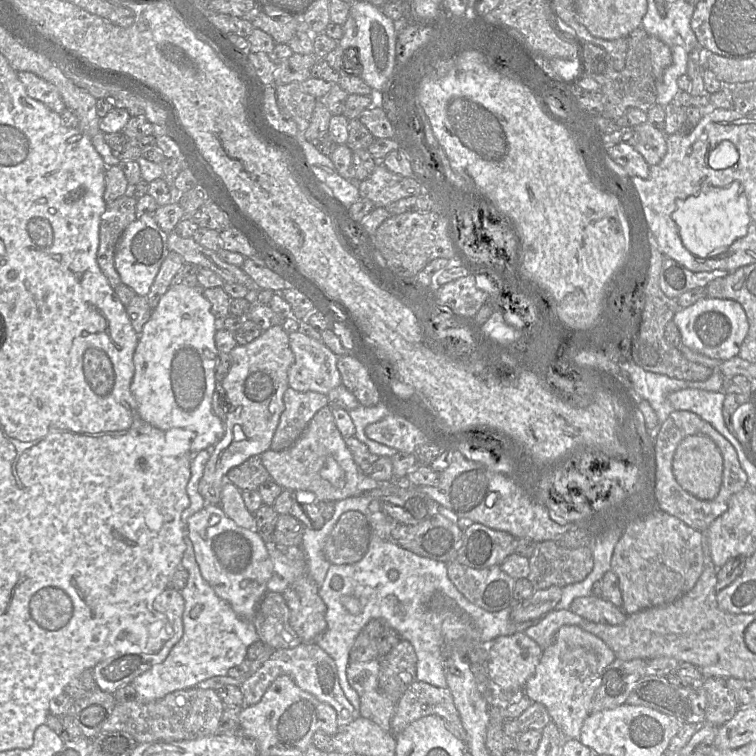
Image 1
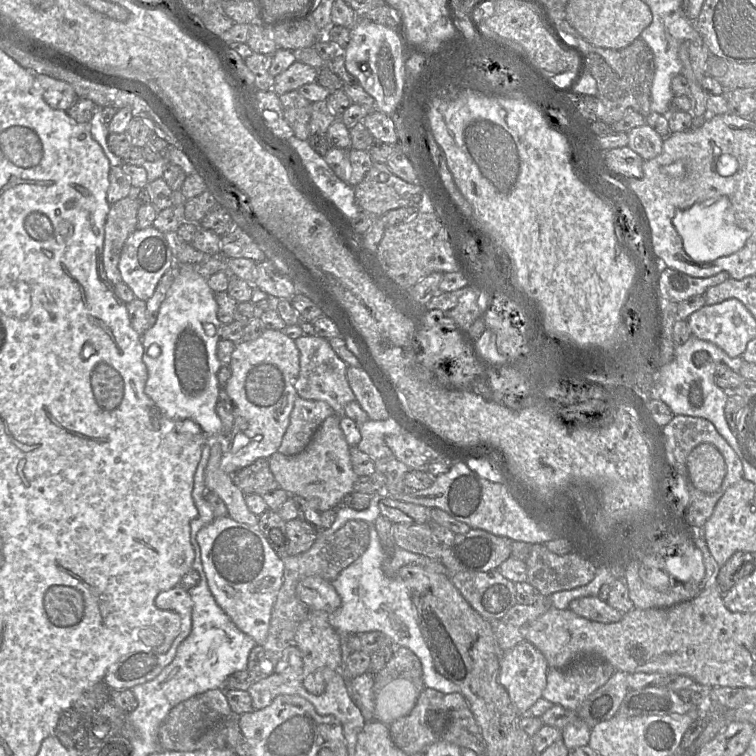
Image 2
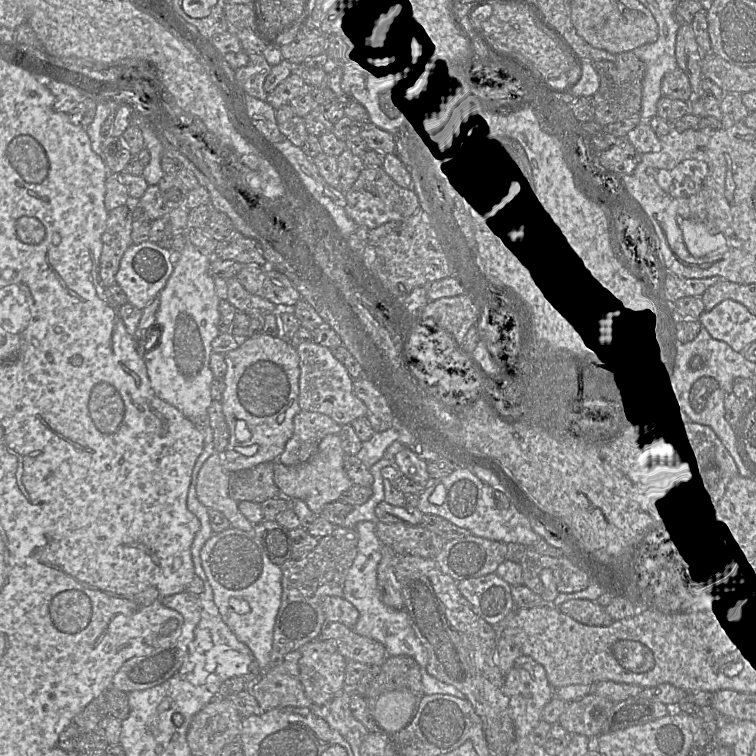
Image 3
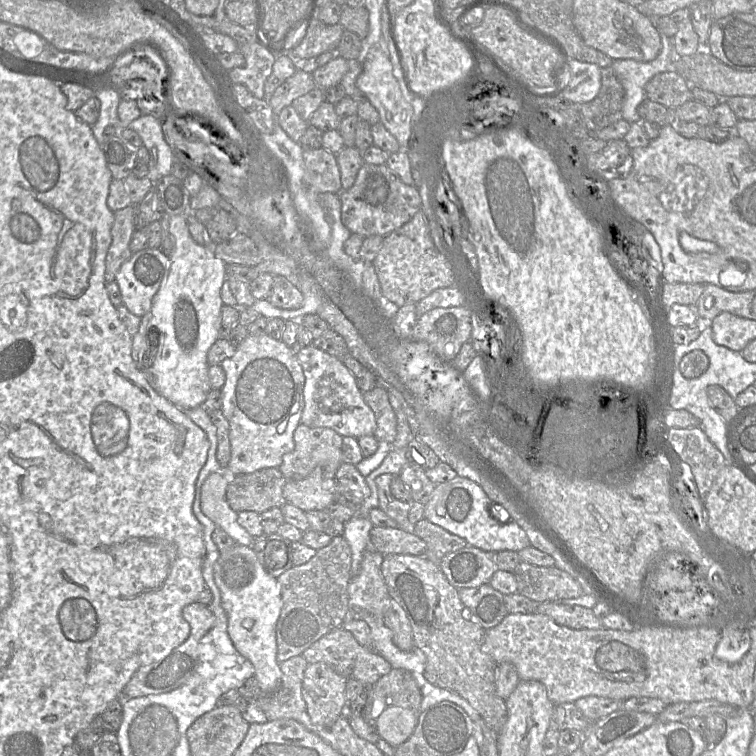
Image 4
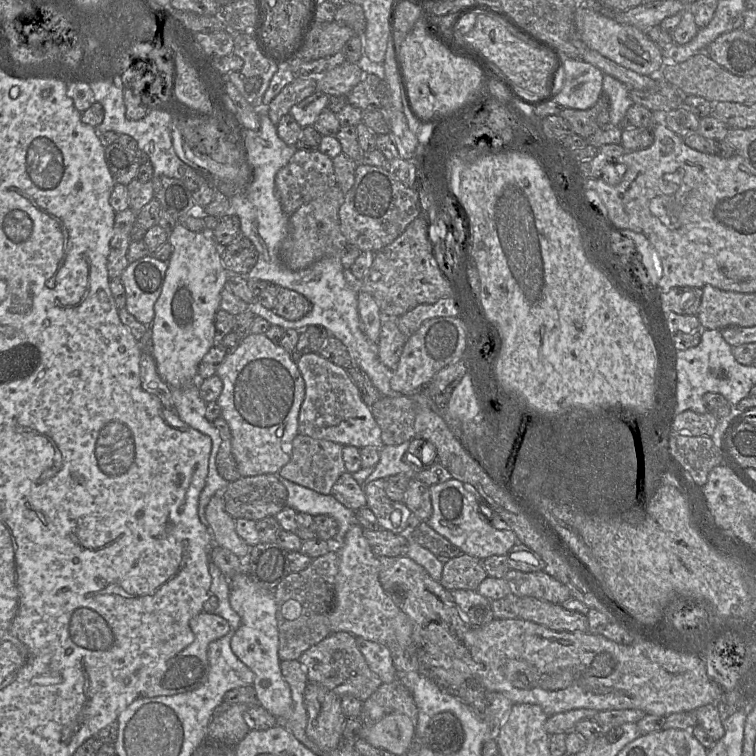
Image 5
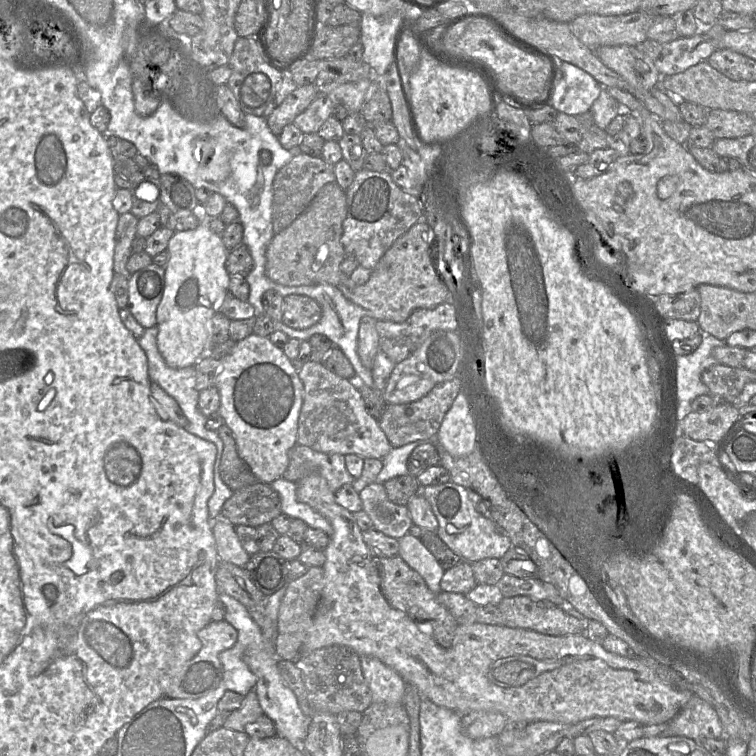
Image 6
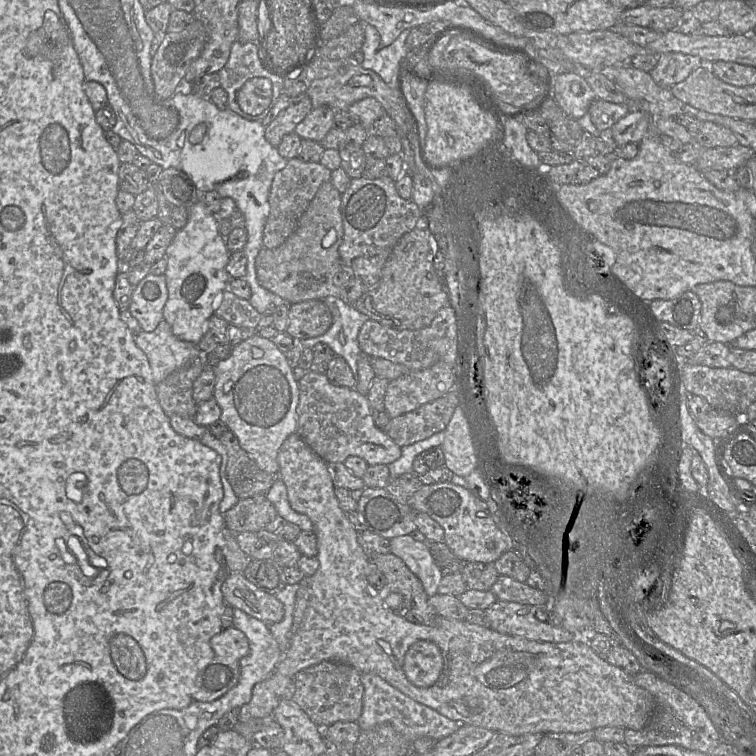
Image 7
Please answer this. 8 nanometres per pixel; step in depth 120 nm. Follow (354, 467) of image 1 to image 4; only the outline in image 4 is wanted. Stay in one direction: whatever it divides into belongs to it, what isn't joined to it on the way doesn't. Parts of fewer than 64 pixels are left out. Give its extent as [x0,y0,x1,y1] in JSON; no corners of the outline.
[283,466,338,512]

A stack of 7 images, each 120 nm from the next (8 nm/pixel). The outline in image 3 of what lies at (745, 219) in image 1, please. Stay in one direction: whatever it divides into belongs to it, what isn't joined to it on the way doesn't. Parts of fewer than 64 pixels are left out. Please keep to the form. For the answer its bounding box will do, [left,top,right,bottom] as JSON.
[677,216,729,257]

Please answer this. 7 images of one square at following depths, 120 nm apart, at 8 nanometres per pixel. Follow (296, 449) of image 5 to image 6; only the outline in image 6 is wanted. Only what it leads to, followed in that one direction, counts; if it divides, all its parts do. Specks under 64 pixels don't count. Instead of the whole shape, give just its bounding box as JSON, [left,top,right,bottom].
[282,445,355,492]

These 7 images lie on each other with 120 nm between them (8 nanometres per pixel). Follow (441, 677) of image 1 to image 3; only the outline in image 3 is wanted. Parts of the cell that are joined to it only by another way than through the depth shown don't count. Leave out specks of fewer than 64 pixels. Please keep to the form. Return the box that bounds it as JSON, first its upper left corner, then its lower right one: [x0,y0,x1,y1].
[343,521,466,699]

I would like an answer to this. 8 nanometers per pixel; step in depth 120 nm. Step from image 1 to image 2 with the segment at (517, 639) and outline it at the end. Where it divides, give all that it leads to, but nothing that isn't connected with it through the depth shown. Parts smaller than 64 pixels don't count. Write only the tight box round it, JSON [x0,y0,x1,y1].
[498,640,549,716]

